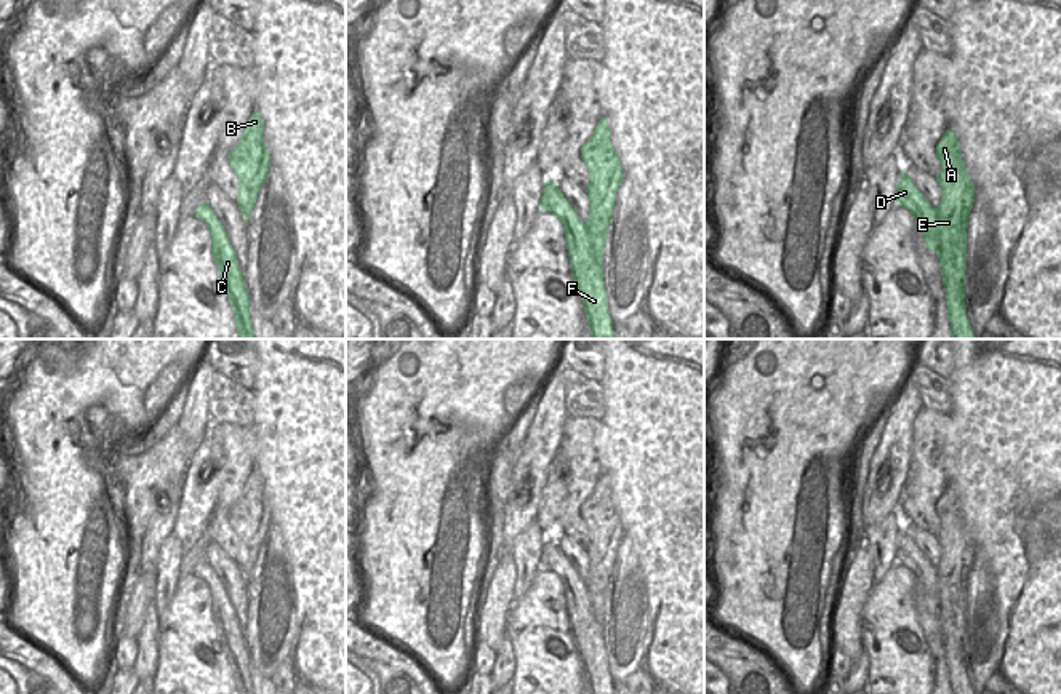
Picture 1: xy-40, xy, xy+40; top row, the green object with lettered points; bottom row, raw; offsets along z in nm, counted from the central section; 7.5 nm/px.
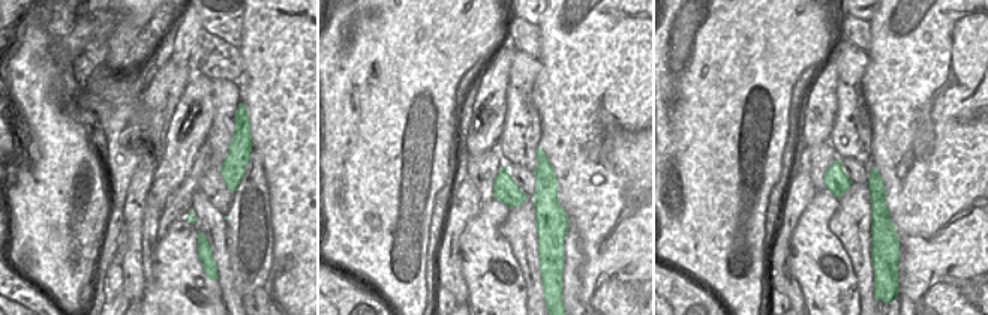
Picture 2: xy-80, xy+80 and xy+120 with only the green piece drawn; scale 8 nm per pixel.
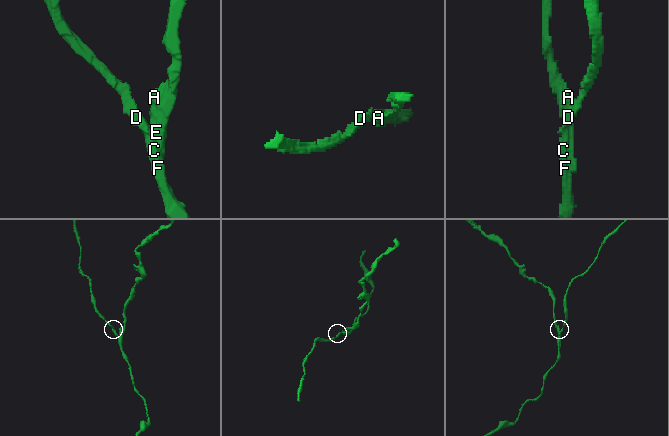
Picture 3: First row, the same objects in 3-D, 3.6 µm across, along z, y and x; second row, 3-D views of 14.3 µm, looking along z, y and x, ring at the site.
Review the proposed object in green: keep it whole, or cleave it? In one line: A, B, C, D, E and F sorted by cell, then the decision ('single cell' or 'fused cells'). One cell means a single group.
A B E / C D F; fused cells

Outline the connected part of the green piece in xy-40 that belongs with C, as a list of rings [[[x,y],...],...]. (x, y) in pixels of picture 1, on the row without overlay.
[[[200,561],[194,574],[198,576],[211,593],[211,614],[222,636],[222,644],[230,659],[235,673],[237,694],[254,694],[250,678],[250,652],[245,644],[245,636],[237,620],[235,609],[226,593],[226,588],[206,561]]]

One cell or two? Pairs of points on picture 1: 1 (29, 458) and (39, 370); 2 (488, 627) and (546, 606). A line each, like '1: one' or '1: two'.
1: one
2: two

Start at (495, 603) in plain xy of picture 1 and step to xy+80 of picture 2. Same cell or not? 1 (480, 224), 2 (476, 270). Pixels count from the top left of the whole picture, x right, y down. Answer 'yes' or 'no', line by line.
1: no
2: no

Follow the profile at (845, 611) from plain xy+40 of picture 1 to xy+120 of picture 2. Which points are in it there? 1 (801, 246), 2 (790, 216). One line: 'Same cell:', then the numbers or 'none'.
Same cell: 2

